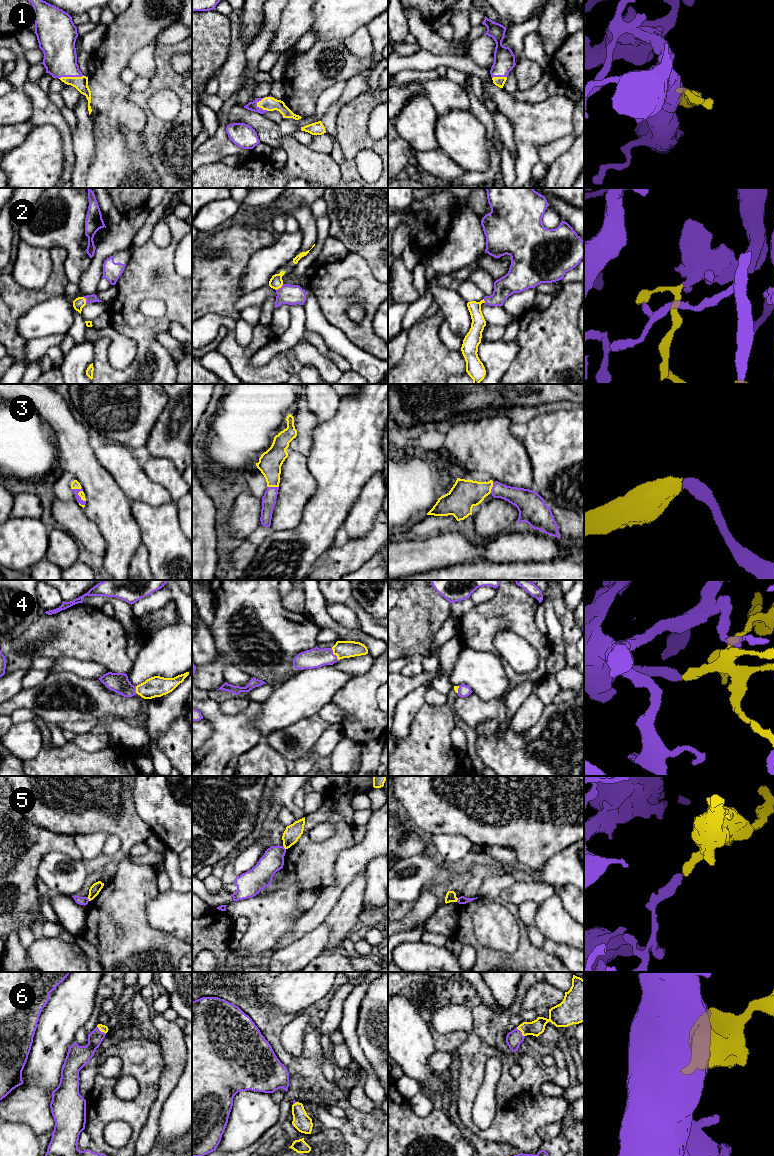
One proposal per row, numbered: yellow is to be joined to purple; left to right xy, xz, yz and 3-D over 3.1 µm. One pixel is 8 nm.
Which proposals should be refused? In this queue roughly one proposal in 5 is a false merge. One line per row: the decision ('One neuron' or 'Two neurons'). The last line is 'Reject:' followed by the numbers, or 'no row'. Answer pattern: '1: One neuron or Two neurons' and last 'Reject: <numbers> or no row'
1: One neuron
2: One neuron
3: One neuron
4: One neuron
5: Two neurons
6: One neuron
Reject: 5

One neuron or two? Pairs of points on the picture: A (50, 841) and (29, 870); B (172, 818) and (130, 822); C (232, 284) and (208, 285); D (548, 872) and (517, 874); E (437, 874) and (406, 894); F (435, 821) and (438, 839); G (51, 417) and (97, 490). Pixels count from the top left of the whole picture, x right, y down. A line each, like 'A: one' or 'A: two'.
A: one
B: two
C: one
D: one
E: one
F: two
G: one

